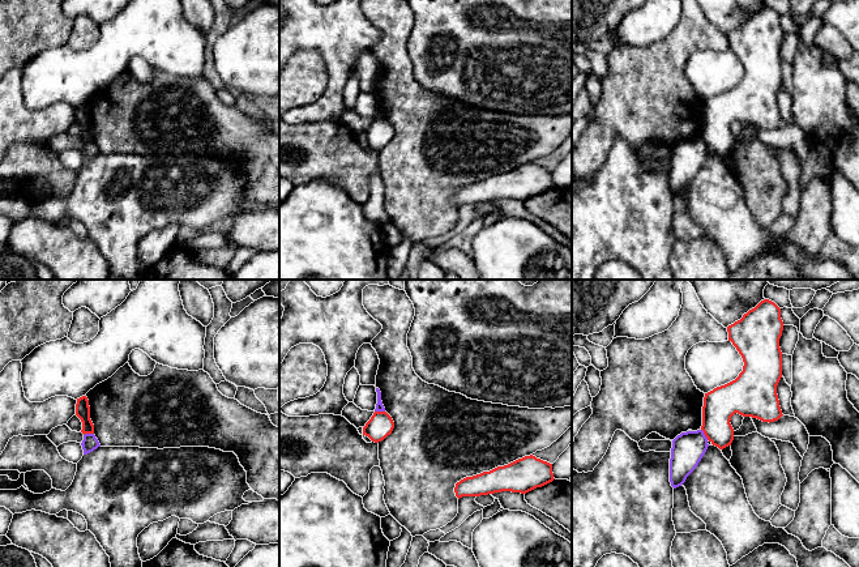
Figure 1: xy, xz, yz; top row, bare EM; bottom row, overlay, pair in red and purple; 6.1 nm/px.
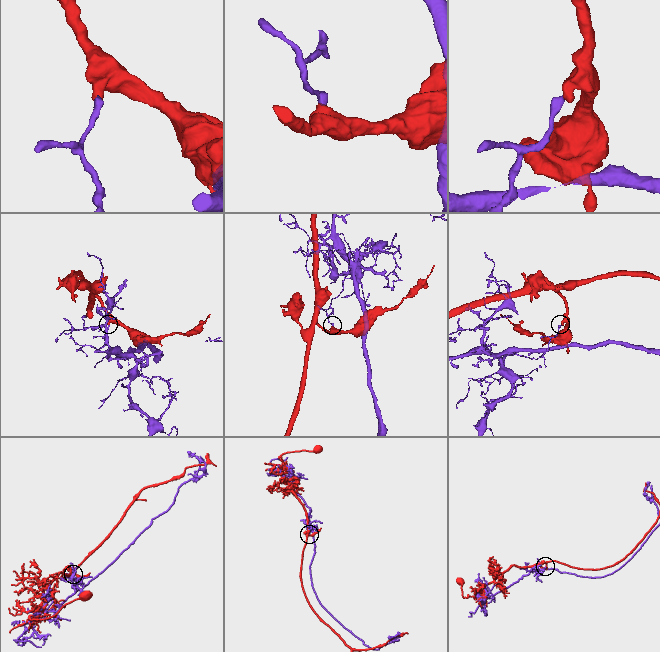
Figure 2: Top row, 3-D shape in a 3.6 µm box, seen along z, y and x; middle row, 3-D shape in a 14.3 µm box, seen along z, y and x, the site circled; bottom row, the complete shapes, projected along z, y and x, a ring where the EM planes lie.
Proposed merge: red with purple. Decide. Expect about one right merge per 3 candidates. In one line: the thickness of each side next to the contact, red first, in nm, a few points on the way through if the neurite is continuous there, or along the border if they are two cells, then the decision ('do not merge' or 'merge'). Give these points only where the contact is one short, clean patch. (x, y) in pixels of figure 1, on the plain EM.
calibres 200 and 200 nm; border yz (701, 136), (708, 146); do not merge

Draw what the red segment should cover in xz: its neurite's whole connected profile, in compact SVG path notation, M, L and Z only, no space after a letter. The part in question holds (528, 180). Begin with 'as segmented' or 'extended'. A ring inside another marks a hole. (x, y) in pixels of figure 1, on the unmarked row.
as segmented; M530 162L490 179L466 184L456 191L454 200L458 206L501 199L526 201L554 187L552 171Z

